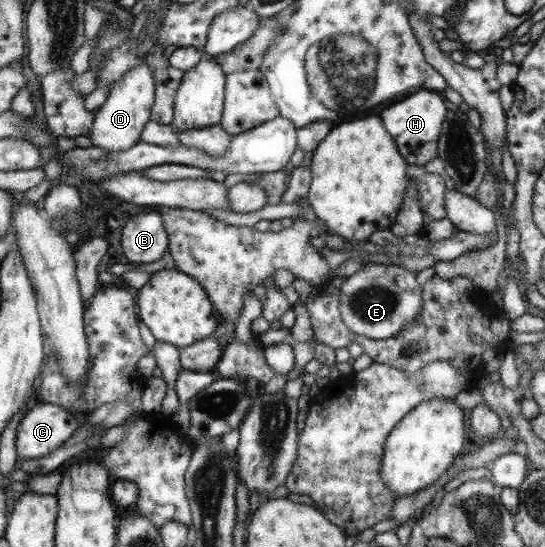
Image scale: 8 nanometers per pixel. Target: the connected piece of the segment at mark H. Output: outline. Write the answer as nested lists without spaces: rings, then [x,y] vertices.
[[[423,90],[405,98],[402,102],[394,103],[394,106],[386,108],[380,116],[384,118],[384,126],[392,130],[392,136],[396,138],[396,142],[400,142],[400,154],[408,158],[408,164],[418,167],[424,166],[439,155],[439,138],[442,136],[448,111],[442,96],[438,96],[438,92],[432,94]]]

